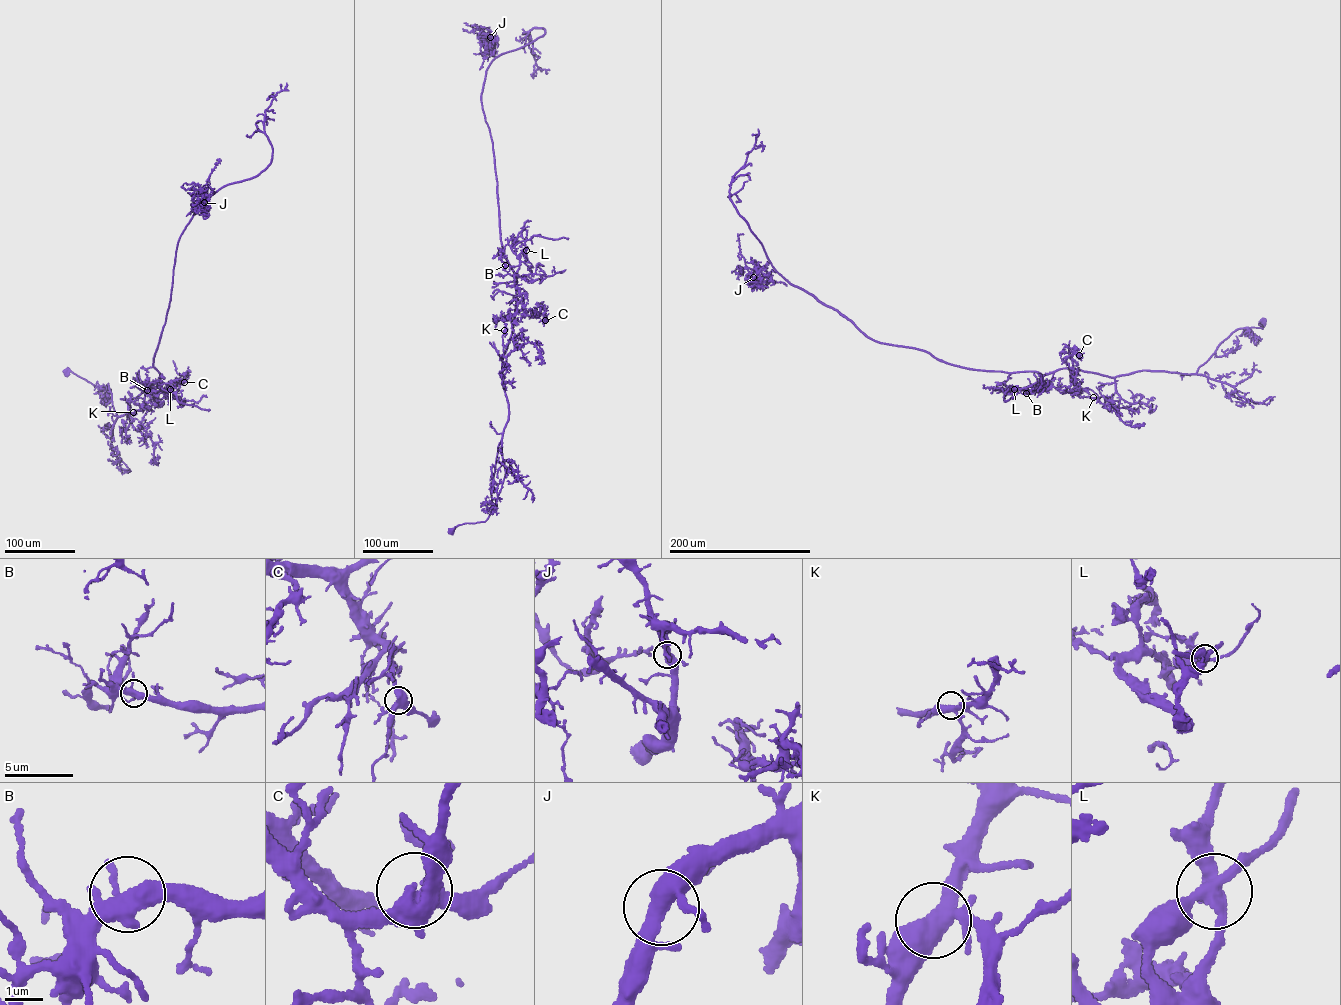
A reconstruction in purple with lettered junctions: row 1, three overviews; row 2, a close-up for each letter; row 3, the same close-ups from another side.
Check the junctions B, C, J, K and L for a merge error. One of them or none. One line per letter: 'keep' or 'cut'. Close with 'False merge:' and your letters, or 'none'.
B: keep
C: keep
J: keep
K: keep
L: cut
False merge: L

